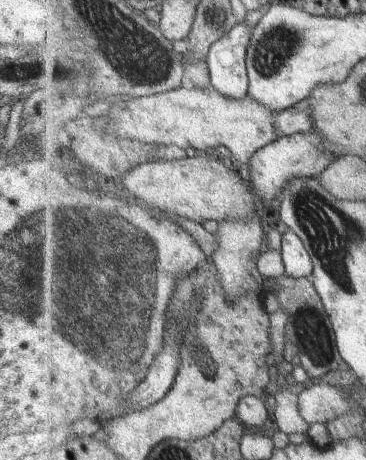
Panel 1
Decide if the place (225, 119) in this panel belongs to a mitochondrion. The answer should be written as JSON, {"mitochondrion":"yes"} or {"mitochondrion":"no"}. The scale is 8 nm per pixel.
{"mitochondrion":"no"}

